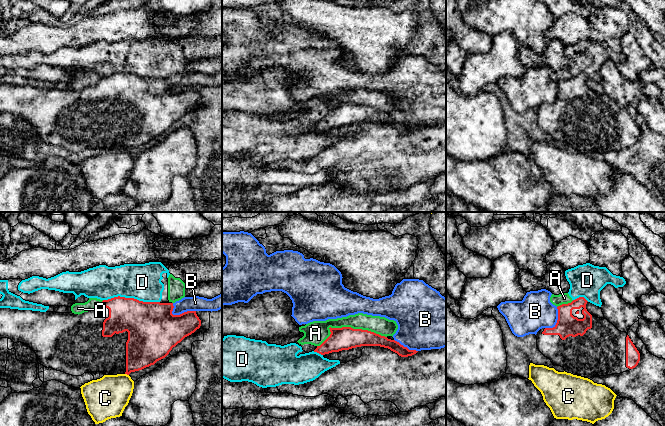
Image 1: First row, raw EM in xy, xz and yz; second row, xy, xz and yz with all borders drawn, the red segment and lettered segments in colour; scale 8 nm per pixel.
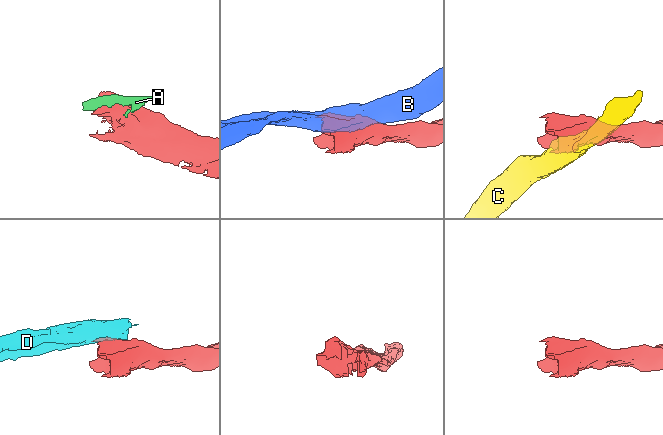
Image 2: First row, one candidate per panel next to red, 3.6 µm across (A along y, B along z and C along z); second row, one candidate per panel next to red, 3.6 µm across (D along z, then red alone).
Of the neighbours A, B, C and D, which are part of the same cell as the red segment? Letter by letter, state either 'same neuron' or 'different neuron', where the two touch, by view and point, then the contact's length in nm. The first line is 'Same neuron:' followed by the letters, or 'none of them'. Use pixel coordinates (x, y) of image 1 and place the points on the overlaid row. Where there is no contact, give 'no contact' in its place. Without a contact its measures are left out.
Same neuron: none of them
A: different neuron; contact xz (349, 327); length 550 nm
B: different neuron; contact xy (184, 312); length 200 nm
C: different neuron; contact xy (127, 374); length 40 nm
D: different neuron; contact xy (131, 298); length 460 nm

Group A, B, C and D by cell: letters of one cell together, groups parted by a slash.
A D / B / C

